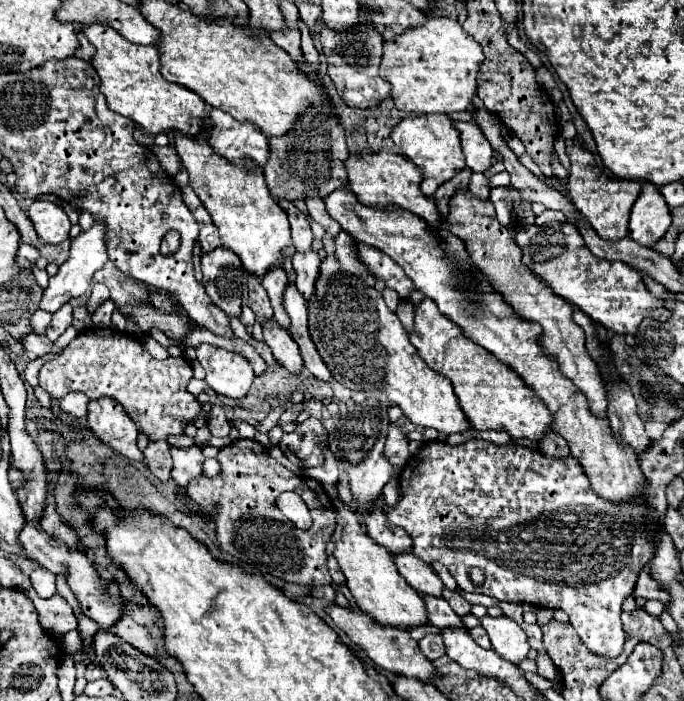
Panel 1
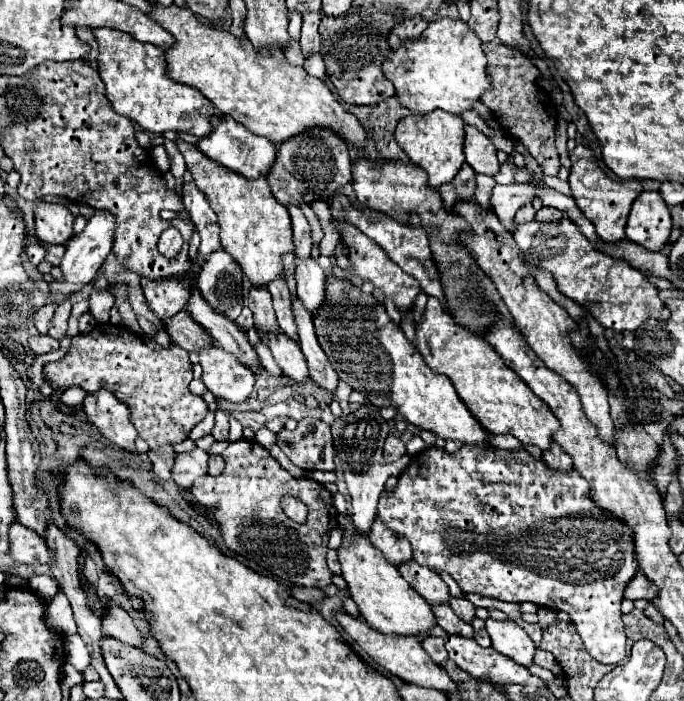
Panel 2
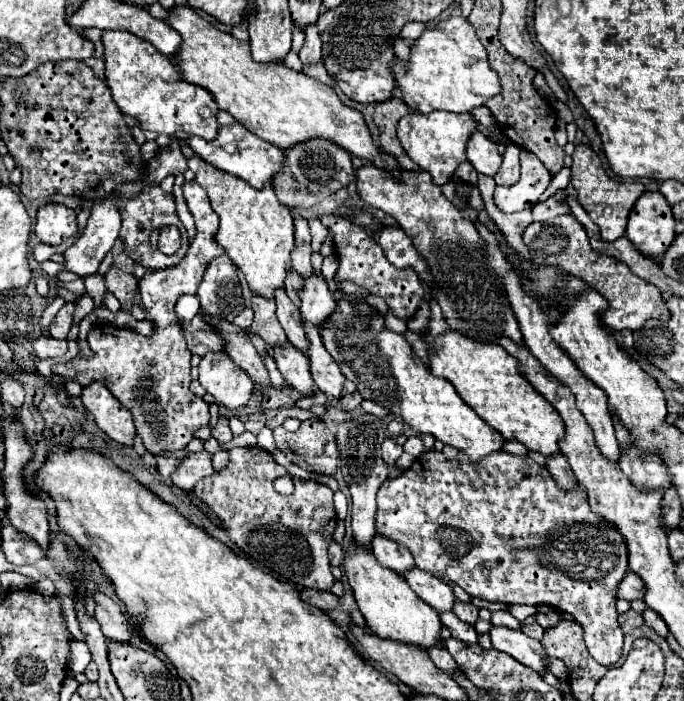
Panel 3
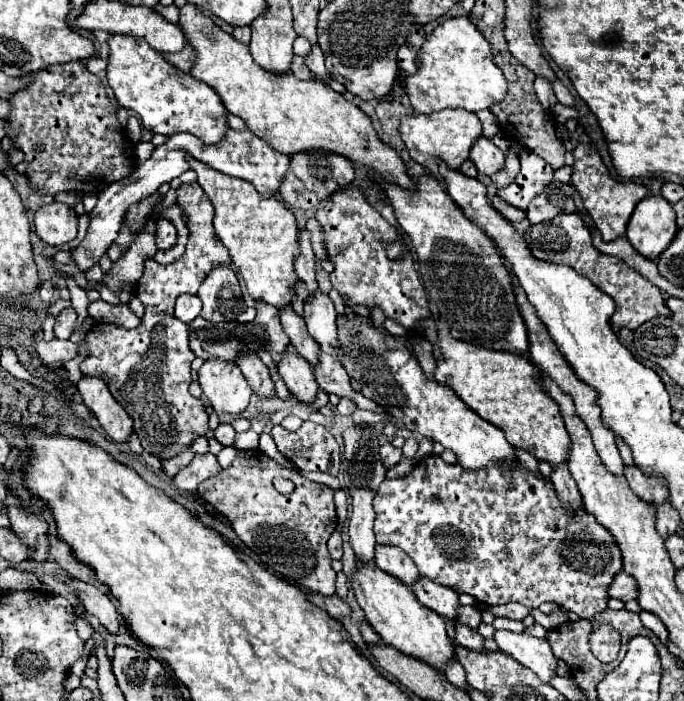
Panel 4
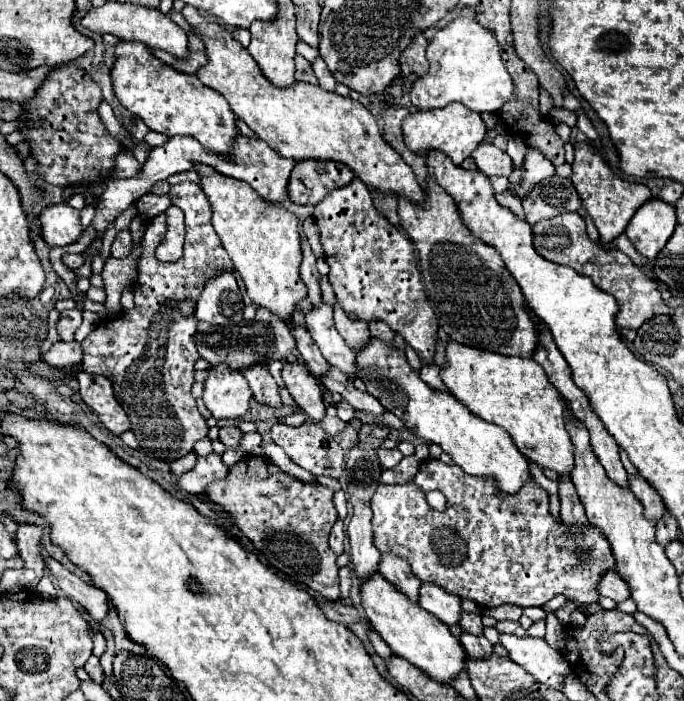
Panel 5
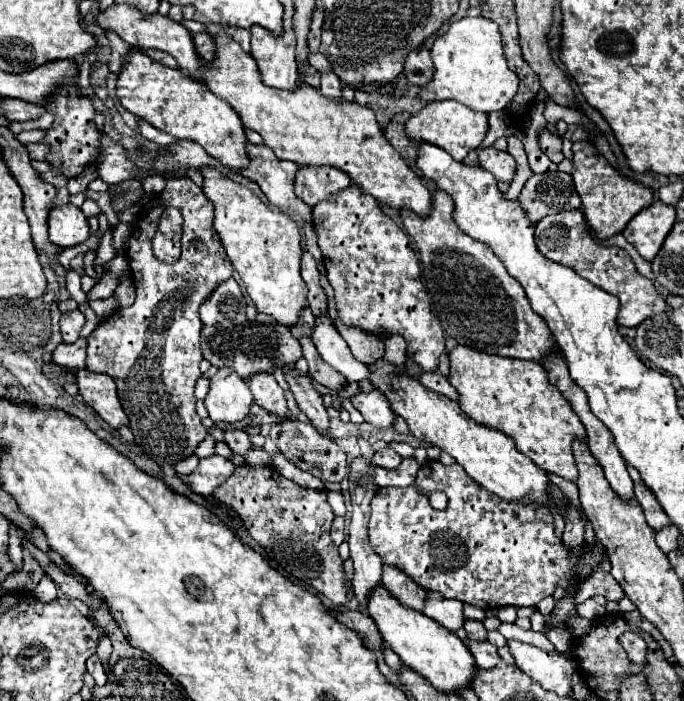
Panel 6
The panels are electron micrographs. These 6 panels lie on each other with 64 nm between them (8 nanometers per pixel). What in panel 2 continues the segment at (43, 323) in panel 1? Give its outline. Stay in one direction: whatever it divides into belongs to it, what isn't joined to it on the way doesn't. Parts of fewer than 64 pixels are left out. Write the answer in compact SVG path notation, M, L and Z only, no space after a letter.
M46 304L44 308L40 308L40 310L36 312L36 328L38 328L40 334L46 334L46 332L48 332L48 322L52 320L52 316L54 316L54 312L56 312L56 306L58 306L58 304Z

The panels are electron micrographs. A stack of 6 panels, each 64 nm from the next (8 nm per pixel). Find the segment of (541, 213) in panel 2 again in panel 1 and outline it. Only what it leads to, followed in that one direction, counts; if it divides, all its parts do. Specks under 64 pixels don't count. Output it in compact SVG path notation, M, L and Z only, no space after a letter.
M544 210L540 216L536 216L538 226L550 224L550 222L564 222L564 220L566 220L566 216L562 212L554 212L554 210Z

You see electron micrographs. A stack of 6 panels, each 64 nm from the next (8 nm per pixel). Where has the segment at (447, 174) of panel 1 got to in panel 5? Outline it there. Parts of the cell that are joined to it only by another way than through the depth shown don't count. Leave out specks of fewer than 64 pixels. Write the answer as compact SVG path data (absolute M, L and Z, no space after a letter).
M448 104L446 108L432 108L432 110L418 110L406 116L402 122L402 132L404 132L404 142L412 152L416 154L426 154L428 150L440 150L446 156L454 160L454 164L462 164L464 158L468 158L476 146L484 140L486 134L486 124L480 114L470 112L462 104Z

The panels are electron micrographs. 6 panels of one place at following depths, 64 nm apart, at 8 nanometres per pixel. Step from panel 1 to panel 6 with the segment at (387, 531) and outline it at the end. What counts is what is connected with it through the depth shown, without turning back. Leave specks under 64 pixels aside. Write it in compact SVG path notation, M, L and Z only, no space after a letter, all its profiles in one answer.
M384 566L382 586L406 608L422 612L422 606L426 606L426 590L422 590L416 582L412 582L404 572L394 566Z

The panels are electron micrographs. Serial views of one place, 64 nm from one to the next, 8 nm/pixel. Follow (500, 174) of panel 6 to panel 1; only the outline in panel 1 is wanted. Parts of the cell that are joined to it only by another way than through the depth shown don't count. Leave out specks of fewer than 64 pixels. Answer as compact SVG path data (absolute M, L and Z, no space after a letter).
M458 122L456 128L460 130L462 150L466 154L466 166L472 172L490 170L494 148L490 146L490 142L482 134L482 130L476 124L470 124L470 122Z

